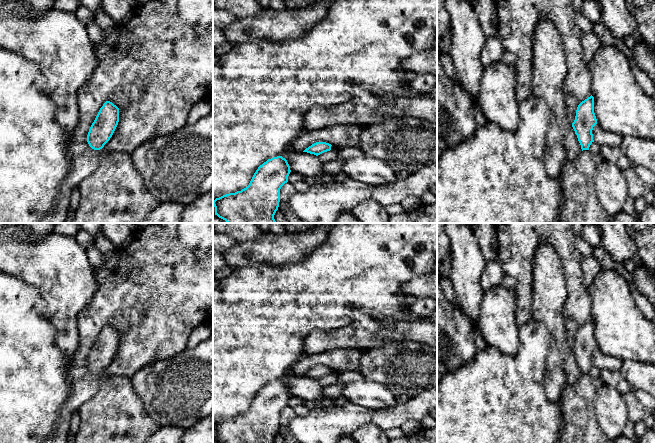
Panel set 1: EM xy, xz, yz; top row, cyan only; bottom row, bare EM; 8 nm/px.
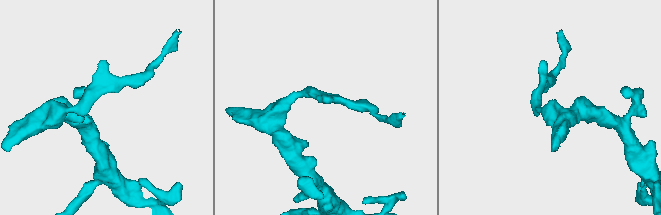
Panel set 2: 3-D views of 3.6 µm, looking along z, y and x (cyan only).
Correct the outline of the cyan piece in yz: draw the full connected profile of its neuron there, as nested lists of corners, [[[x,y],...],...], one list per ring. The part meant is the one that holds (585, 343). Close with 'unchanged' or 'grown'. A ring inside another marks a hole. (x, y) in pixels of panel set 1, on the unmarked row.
[[[591,319],[578,329],[575,344],[572,347],[582,375],[589,374],[590,369],[594,366],[592,354],[596,348],[594,321]]]; unchanged

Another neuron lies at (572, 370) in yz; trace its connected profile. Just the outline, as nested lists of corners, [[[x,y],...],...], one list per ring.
[[[573,351],[565,357],[565,360],[563,362],[563,368],[568,384],[576,383],[582,376],[581,369],[578,365],[577,359],[575,358]]]

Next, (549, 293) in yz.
[[[541,242],[533,261],[532,319],[542,322],[549,331],[544,387],[551,402],[559,402],[568,384],[563,368],[565,357],[572,352],[566,335],[563,307],[567,288],[563,264],[556,249]]]

